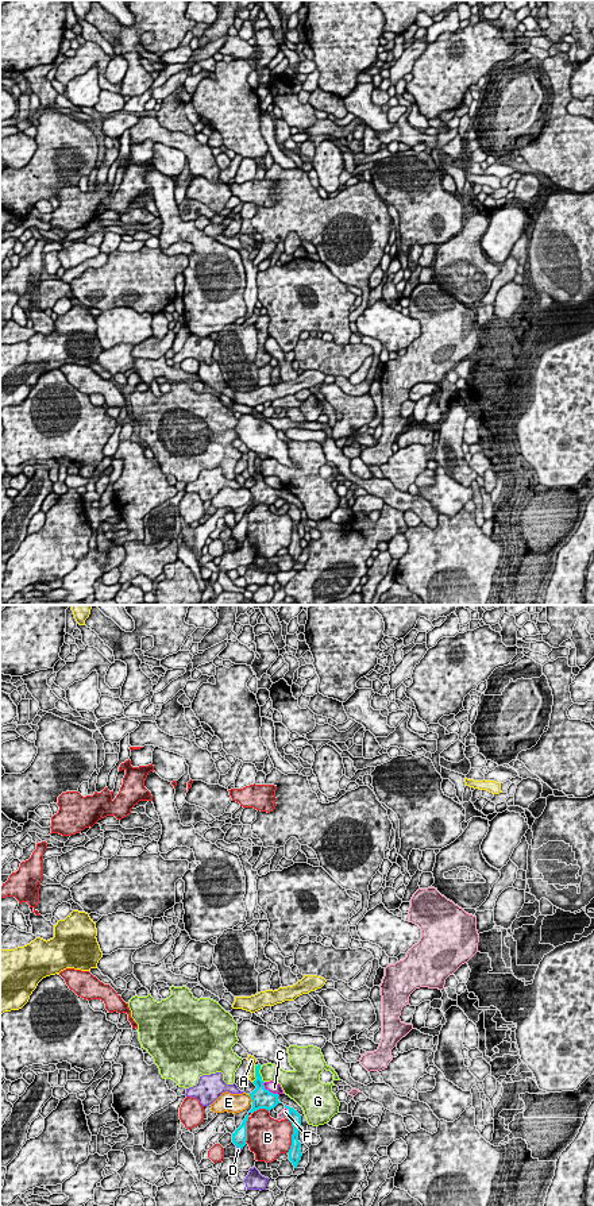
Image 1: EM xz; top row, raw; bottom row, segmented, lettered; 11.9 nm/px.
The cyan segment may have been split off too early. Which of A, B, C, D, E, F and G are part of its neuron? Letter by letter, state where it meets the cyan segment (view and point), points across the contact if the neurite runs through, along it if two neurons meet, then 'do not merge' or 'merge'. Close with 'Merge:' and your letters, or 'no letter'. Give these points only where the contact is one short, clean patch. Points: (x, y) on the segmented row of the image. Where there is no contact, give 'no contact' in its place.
A: meets cyan in xz at (255, 1074); border along xz (255, 1066), (255, 1079), (253, 1082); do not merge
B: meets cyan in xz at (292, 1136); do not merge
C: meets cyan in xz at (269, 1091); border along xz (262, 1083), (278, 1095); do not merge
D: meets cyan in xz at (239, 1147); do not merge
E: meets cyan in xz at (251, 1098); border along xz (249, 1094), (253, 1101); do not merge
F: meets cyan in xz at (289, 1112); border along xz (285, 1106), (288, 1117); do not merge
G: meets cyan in xz at (259, 1074); do not merge
Merge: no letter

